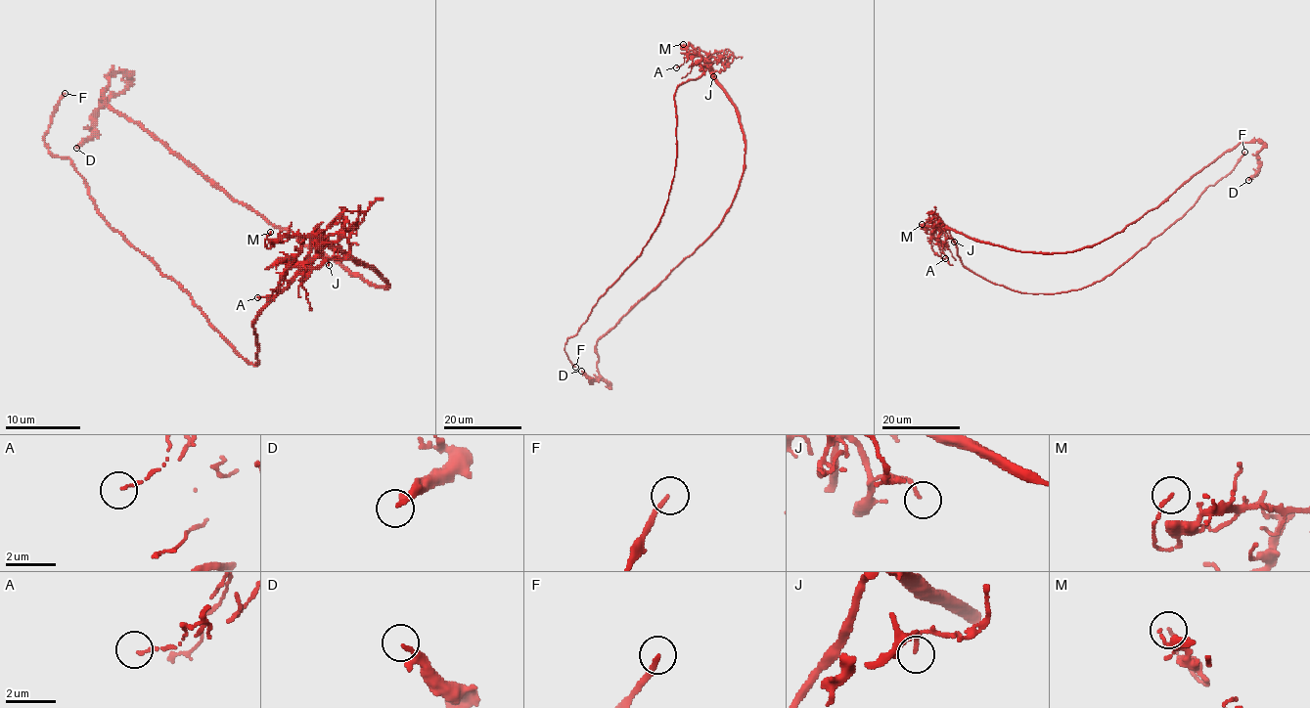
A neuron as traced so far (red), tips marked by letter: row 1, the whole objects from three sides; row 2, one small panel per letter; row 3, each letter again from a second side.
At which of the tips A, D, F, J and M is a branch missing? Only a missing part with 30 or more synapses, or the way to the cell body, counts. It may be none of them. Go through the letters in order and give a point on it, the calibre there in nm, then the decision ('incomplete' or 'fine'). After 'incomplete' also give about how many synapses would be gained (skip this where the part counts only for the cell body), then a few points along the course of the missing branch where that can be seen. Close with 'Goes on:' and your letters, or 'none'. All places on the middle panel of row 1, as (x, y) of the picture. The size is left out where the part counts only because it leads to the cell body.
A: (676, 67) | 100 nm | fine
D: (581, 371) | 140 nm | fine
F: (575, 367) | 180 nm | incomplete | (575, 367), (587, 373), (618, 418), (628, 425)
J: (713, 76) | 130 nm | fine
M: (683, 44) | 130 nm | fine
Goes on: F

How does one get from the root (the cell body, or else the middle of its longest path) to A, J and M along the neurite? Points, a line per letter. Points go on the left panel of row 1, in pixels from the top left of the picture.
A: (343, 252), (329, 241), (309, 236), (302, 244), (302, 252), (284, 273), (272, 293), (257, 297)
J: (343, 252), (321, 239), (323, 256), (330, 257), (329, 265)
M: (343, 252), (311, 236), (300, 237), (298, 234), (300, 236), (267, 239), (270, 232)

